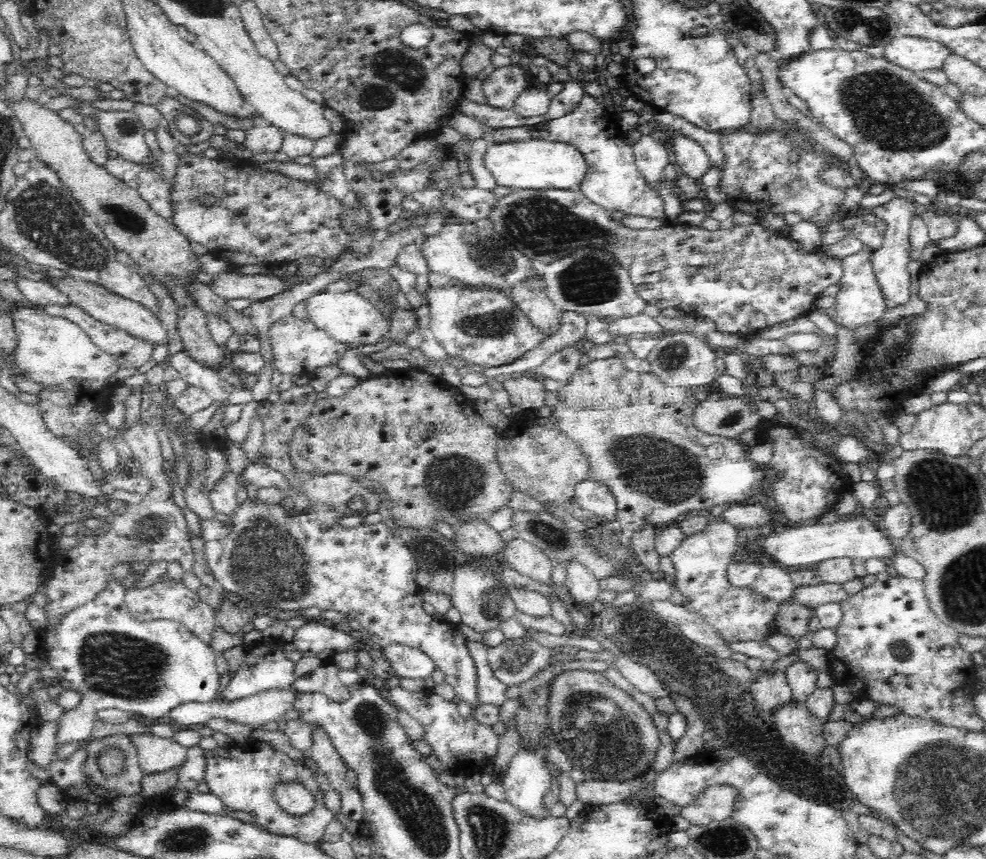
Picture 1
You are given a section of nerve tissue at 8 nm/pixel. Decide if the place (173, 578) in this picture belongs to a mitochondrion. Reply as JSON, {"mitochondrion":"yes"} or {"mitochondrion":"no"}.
{"mitochondrion":"no"}

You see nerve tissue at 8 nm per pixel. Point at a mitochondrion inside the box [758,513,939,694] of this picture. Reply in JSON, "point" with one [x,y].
{"point":[900,650]}

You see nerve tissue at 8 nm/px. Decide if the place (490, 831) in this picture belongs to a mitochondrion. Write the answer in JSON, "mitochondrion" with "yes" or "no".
{"mitochondrion":"yes"}

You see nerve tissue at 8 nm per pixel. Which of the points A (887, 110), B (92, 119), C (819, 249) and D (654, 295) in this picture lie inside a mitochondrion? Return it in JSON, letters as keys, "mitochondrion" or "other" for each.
{"A":"mitochondrion","B":"other","C":"other","D":"other"}

